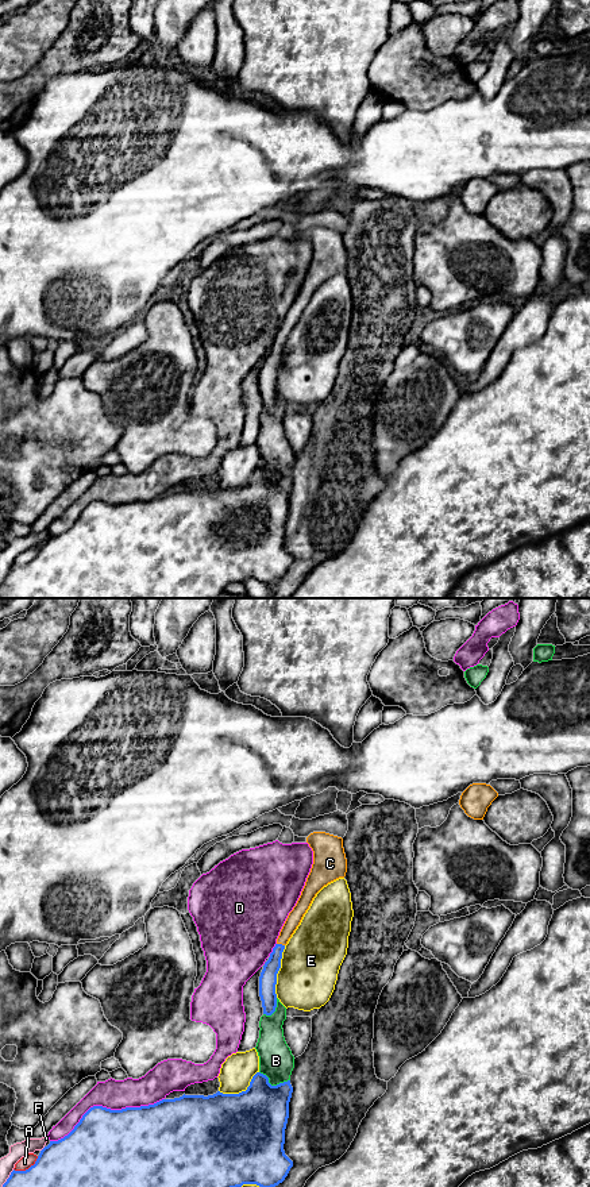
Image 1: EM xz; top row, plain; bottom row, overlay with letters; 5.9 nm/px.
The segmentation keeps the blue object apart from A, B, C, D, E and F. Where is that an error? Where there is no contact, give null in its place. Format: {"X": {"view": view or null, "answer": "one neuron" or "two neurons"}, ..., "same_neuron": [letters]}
{"A": {"view": "xz", "answer": "two neurons"}, "B": {"view": "xz", "answer": "two neurons"}, "C": {"view": "xz", "answer": "one neuron"}, "D": {"view": "xz", "answer": "two neurons"}, "E": {"view": "xz", "answer": "two neurons"}, "F": {"view": "xz", "answer": "two neurons"}, "same_neuron": ["C"]}

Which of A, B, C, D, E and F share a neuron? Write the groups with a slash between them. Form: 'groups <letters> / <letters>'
groups A / B / C / D / E / F

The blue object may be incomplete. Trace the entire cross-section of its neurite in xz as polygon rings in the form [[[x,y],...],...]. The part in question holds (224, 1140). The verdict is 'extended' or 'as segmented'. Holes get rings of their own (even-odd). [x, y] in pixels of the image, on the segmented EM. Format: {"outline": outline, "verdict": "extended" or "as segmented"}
{"outline": [[[257,1072],[247,1090],[239,1094],[184,1094],[122,1110],[93,1106],[68,1136],[50,1141],[34,1165],[26,1171],[14,1169],[3,1187],[275,1187],[293,1167],[284,1151],[292,1092],[290,1080],[271,1086],[266,1075]]], "verdict": "as segmented"}

